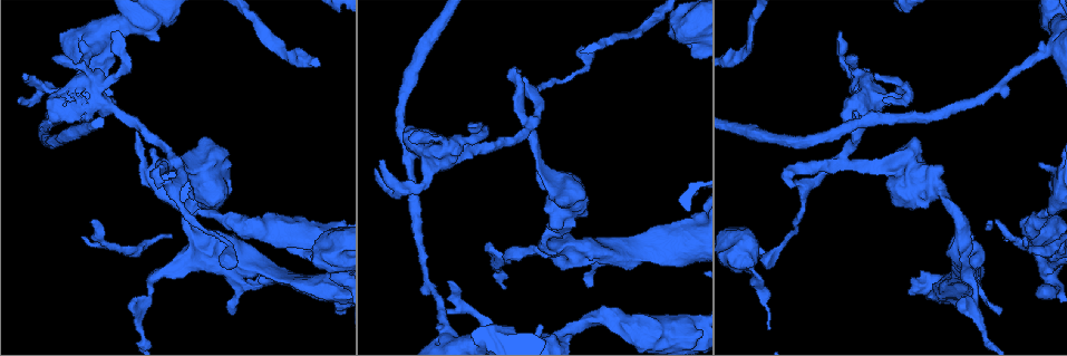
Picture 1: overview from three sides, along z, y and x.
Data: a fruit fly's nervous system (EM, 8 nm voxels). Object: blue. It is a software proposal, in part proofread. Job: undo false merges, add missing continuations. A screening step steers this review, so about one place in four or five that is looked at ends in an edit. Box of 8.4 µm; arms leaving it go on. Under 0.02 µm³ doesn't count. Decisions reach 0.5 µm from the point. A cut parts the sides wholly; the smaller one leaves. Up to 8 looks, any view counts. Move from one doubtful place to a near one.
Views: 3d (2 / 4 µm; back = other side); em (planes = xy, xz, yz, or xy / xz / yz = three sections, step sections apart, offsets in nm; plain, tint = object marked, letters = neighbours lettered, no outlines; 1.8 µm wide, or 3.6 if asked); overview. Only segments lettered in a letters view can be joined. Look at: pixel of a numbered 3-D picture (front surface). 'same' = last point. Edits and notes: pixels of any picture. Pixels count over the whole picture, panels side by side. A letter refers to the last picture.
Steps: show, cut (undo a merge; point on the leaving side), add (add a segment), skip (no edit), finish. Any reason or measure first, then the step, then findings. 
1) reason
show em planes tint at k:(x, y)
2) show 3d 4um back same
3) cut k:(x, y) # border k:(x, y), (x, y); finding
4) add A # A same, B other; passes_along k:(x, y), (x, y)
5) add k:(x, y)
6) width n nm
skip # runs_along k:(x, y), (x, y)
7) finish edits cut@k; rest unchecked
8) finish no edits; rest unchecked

thin arm on a thick one
show em planes letters at 1:(1044, 53)

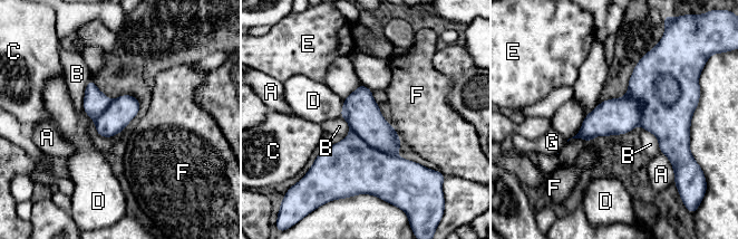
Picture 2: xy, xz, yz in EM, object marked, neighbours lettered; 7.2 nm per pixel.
longest_contact B 260 nm
skip # A other, B other, C other, D other, E other, F other, G other; border 2:(89, 78), (84, 97), (85, 113); one neuron here

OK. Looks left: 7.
arms part here
show 3d 2um at 1:(412, 152)

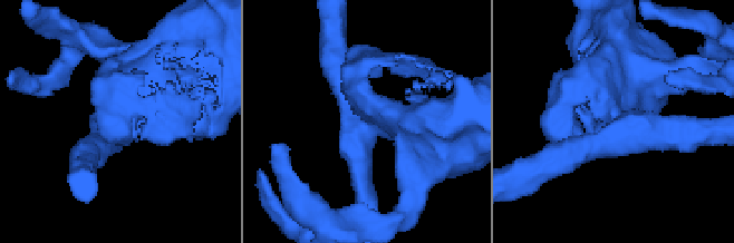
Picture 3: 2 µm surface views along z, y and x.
now the EM
show em xy step 16 tint at 3:(623, 124)

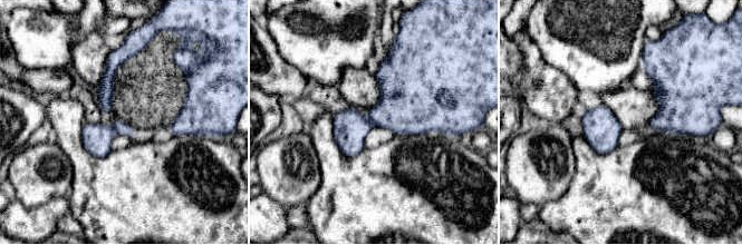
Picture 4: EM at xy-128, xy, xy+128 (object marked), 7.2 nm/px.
show em planes letters same

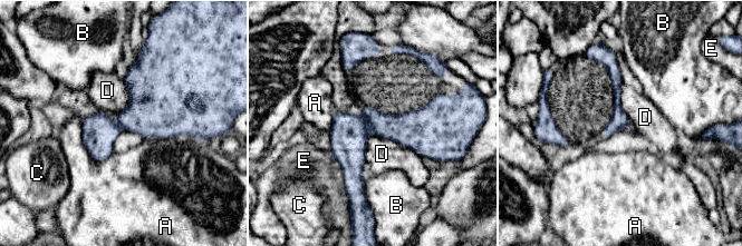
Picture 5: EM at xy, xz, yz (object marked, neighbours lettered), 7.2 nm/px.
width 140 nm
cut 5:(349, 133) # A other, B other, C other, D other, E other; border 5:(363, 114), (372, 133); two neurons meet here

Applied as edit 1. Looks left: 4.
free end
show em 3.6um xz step 16 tint at 1:(1024, 237)

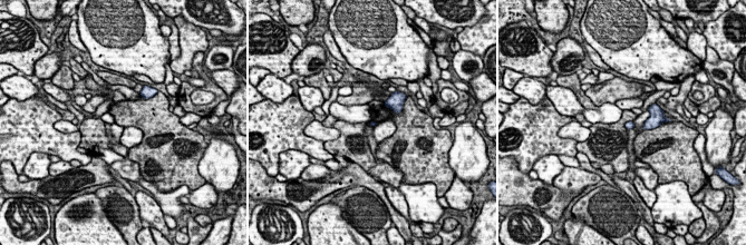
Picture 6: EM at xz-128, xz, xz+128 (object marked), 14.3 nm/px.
show em 3.6um planes letters same

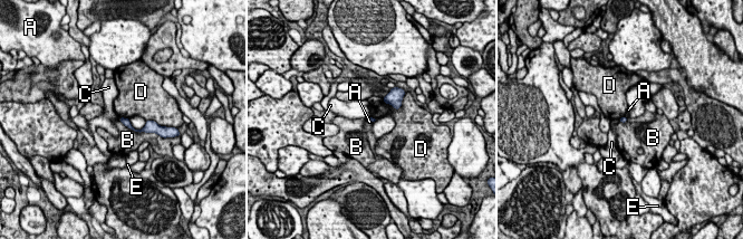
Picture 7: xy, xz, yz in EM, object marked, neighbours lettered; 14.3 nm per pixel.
skip # A other, B other, C other, D other, E other; border 7:(404, 96), (398, 108), (383, 99); no lettered segment goes on from it

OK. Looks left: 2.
finish edits cut@5; rest unchecked

